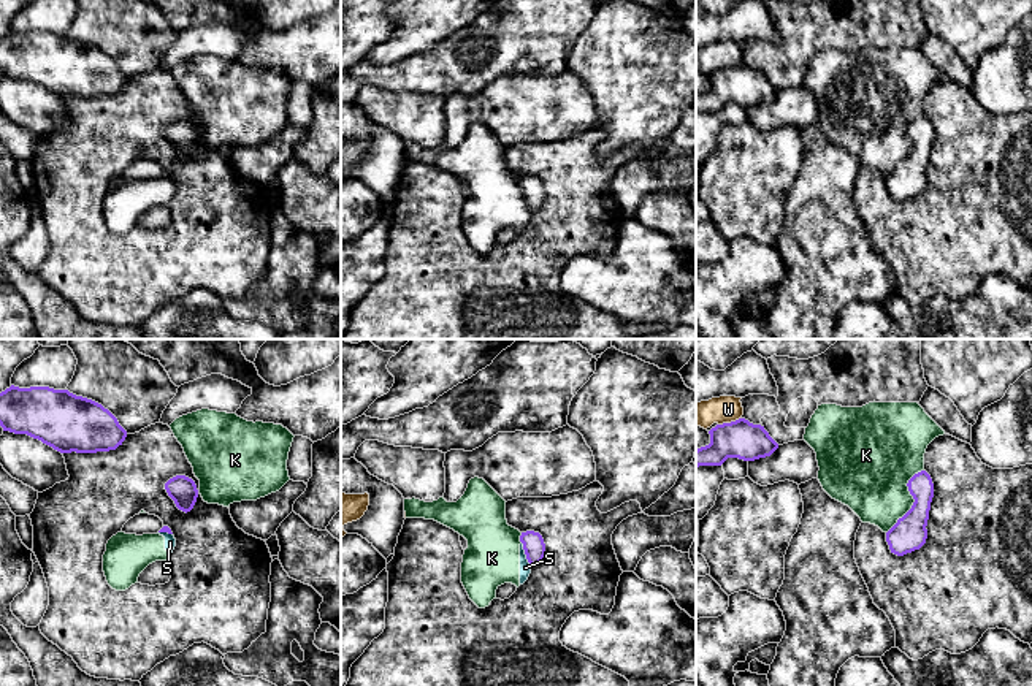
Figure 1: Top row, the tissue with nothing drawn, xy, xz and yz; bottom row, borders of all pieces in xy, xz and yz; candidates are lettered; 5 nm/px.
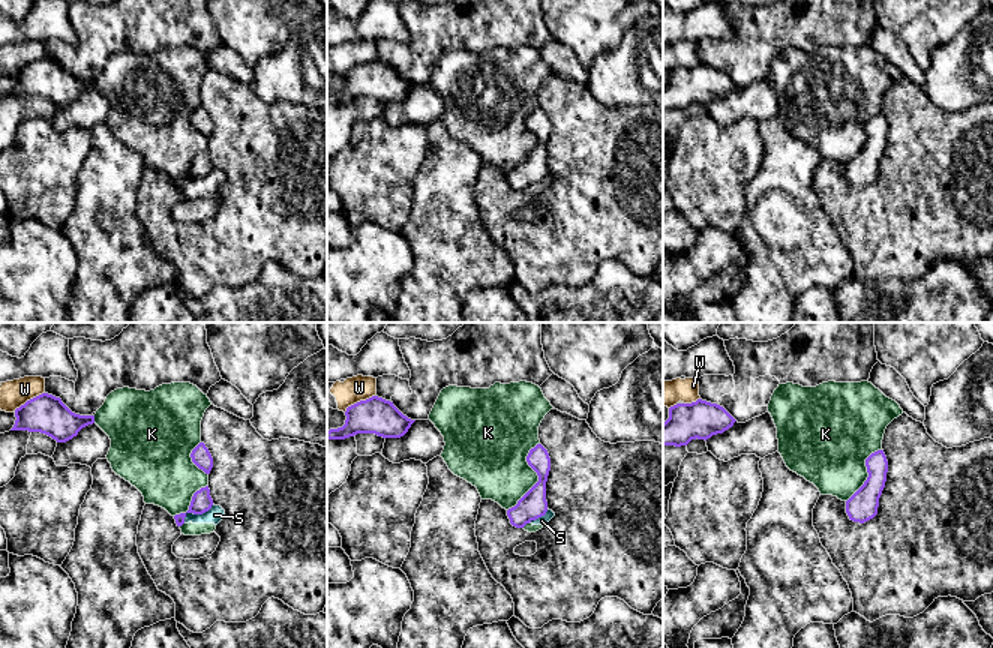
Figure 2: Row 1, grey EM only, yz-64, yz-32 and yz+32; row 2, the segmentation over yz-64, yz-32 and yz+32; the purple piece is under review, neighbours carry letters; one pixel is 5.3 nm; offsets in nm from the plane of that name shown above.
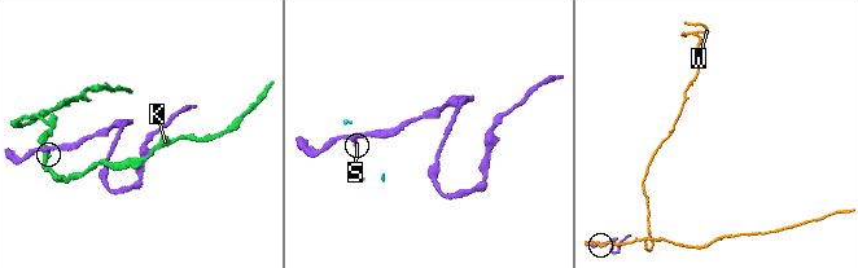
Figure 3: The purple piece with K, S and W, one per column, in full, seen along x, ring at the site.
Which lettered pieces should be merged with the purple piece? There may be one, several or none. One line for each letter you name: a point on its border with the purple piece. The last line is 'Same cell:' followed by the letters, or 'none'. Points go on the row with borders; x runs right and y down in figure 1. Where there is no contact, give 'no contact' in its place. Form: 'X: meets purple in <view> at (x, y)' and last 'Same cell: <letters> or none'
Same cell: none

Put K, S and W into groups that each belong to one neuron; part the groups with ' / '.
K S / W

